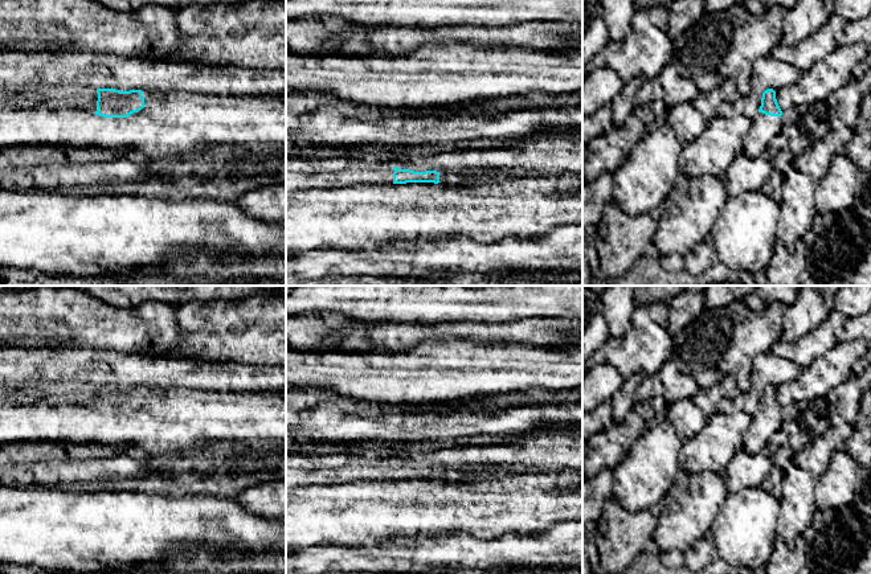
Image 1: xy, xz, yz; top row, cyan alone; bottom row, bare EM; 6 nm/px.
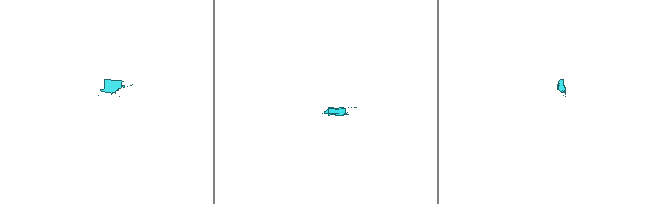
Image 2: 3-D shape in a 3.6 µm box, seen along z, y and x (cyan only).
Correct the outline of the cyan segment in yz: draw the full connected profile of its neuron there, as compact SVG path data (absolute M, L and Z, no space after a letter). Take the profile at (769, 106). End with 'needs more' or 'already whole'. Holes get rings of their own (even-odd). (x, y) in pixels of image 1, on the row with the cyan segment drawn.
M768 89L762 93L758 114L752 118L752 127L744 138L744 152L751 157L765 156L770 142L781 134L782 111L776 99L776 91Z | needs more

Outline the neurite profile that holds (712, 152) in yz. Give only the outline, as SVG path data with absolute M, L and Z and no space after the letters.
M716 115L696 140L683 145L683 153L679 157L680 173L690 177L711 175L724 181L731 163L744 151L744 138L751 127L752 119L744 115L731 119Z

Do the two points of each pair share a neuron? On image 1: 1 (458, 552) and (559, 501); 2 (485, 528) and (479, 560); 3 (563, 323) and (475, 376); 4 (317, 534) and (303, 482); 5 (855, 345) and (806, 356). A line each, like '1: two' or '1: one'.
1: two
2: two
3: two
4: two
5: two

